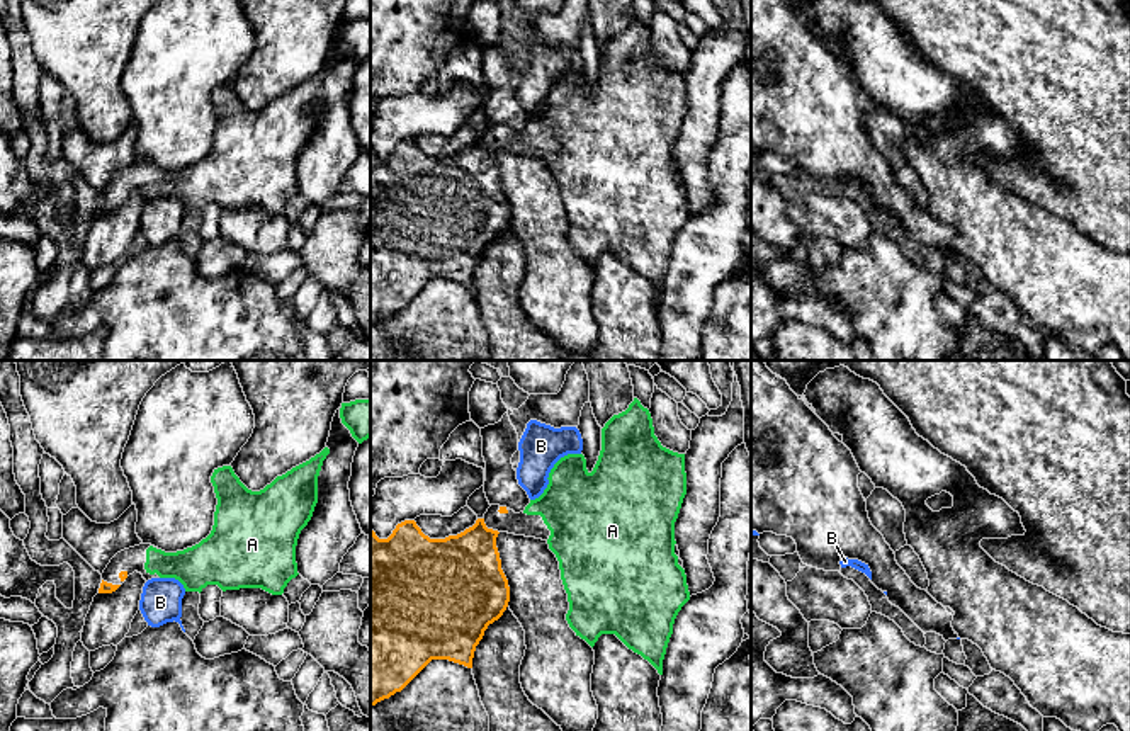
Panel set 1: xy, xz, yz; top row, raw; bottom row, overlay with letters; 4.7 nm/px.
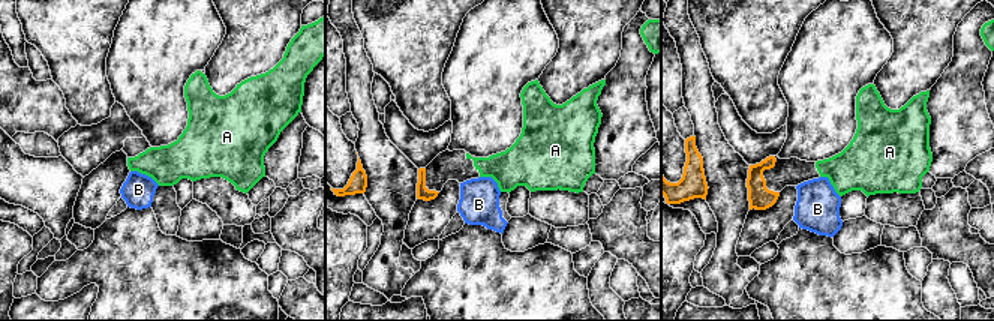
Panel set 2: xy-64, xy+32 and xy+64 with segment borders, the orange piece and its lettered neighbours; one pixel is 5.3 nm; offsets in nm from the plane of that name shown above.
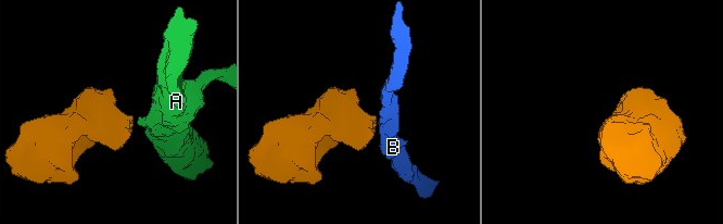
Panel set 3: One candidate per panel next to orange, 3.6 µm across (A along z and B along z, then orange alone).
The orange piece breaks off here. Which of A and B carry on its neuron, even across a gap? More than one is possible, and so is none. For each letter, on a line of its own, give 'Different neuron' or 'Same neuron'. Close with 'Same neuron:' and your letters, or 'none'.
A: Same neuron
B: Different neuron
Same neuron: A

